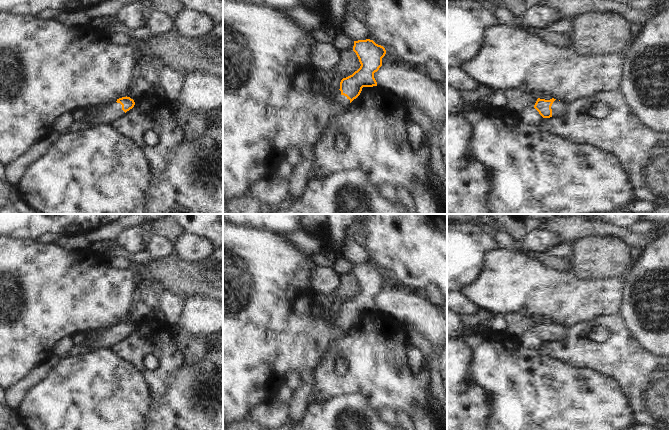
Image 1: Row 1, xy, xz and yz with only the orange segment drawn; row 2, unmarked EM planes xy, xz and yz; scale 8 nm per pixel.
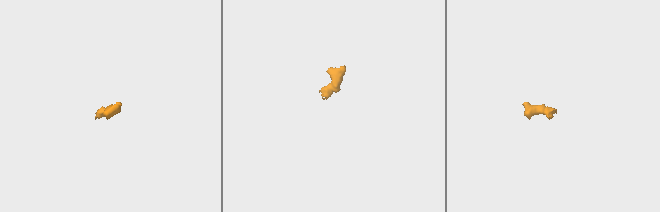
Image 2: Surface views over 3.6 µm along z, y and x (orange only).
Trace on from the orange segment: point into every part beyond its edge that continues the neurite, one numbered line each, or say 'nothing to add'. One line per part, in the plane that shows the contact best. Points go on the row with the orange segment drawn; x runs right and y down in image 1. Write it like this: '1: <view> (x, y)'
1: xz (341, 100)

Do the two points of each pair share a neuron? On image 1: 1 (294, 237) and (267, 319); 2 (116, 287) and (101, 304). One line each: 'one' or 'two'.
1: two
2: one

